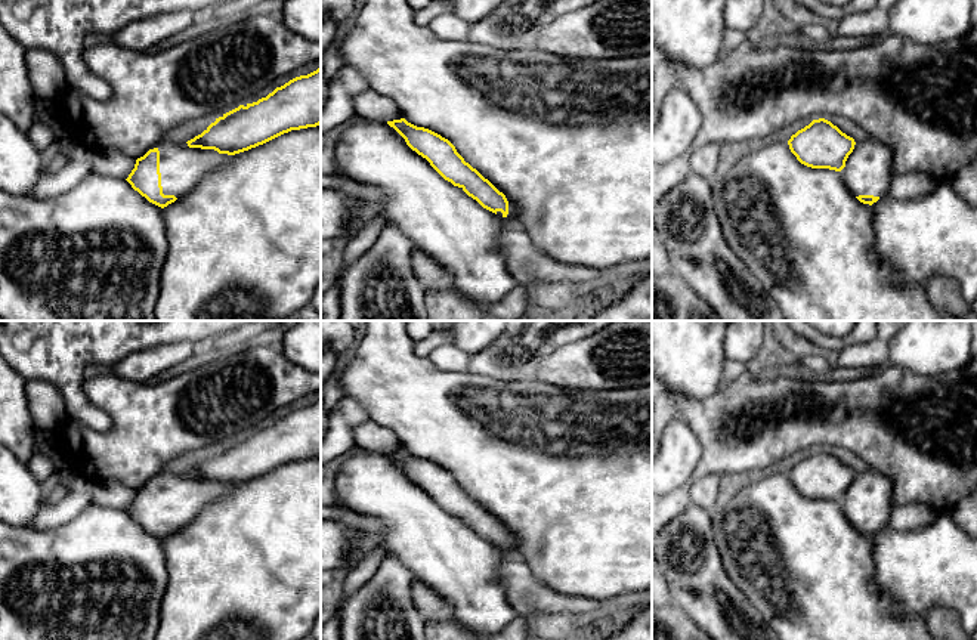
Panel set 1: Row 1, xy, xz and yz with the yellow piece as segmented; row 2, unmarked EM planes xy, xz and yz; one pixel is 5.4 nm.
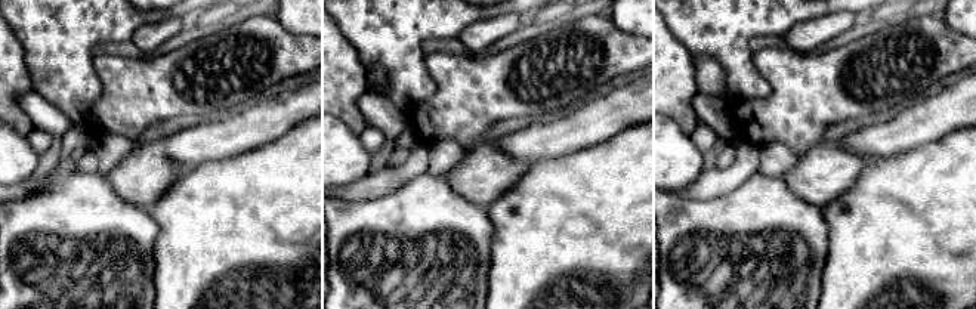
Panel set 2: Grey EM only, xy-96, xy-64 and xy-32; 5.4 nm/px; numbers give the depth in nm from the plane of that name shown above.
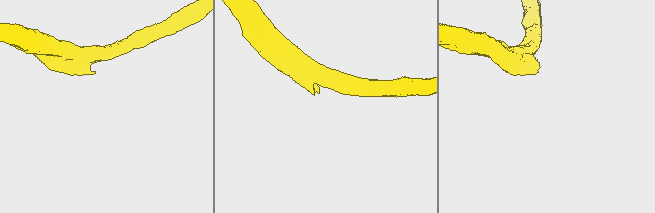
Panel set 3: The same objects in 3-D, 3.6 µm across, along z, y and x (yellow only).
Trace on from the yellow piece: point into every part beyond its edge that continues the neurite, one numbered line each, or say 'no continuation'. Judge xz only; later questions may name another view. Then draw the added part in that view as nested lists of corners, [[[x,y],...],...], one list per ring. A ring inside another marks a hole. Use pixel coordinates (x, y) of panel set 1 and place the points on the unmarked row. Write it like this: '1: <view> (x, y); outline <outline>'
1: xz (512, 549); outline [[[508,528],[505,529],[508,532],[508,545],[504,548],[501,542],[497,542],[497,547],[501,548],[505,553],[505,556],[519,556],[517,554],[519,541],[516,534]]]

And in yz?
1: yz (868, 501); outline [[[871,469],[856,473],[845,498],[841,501],[842,513],[854,528],[874,526],[882,529],[888,526],[894,505],[891,492],[893,483],[888,477]]]

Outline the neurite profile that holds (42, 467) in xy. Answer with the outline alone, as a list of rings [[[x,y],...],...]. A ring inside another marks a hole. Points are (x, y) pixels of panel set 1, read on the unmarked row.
[[[38,451],[34,452],[27,467],[40,483],[58,473],[55,463]]]

